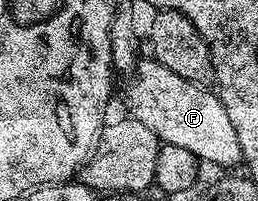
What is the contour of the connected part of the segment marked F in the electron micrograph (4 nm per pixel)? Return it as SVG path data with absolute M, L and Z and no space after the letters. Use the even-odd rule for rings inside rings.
M152 59L138 61L135 79L129 82L125 89L128 116L155 131L162 143L184 147L204 164L206 161L209 165L222 165L225 169L242 164L239 135L235 135L235 127L231 127L231 119L227 119L225 105L212 88L209 90L205 85L183 79L175 75L175 71L163 67L163 63Z

